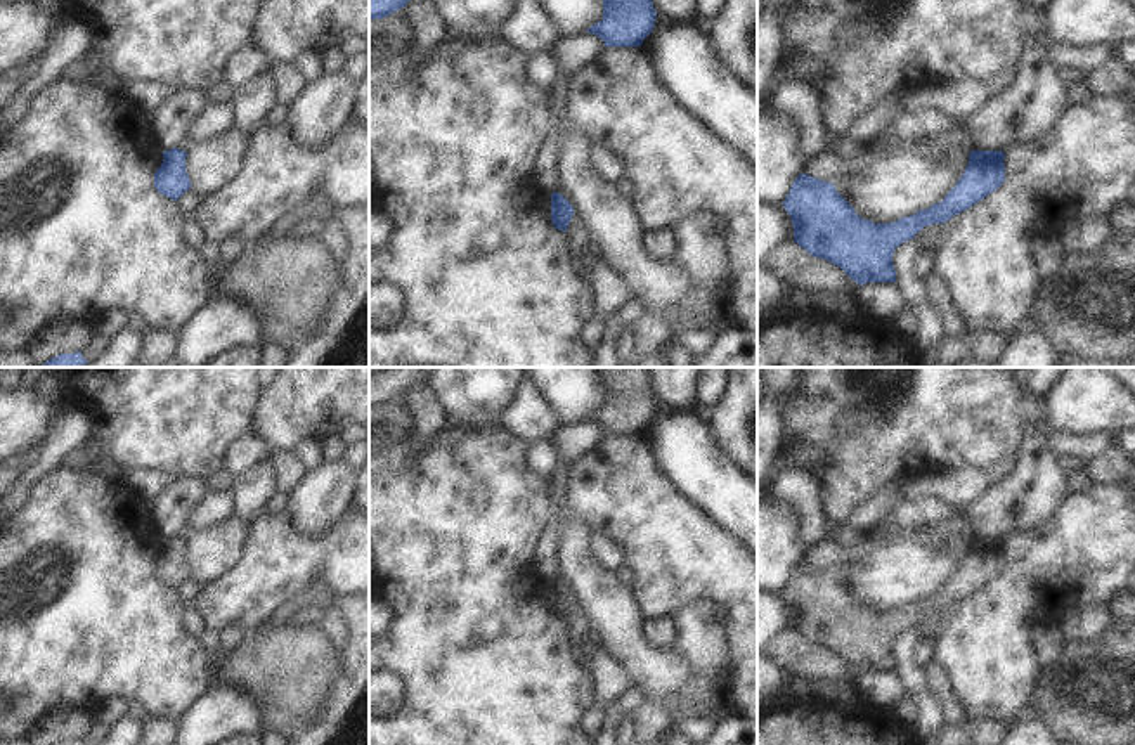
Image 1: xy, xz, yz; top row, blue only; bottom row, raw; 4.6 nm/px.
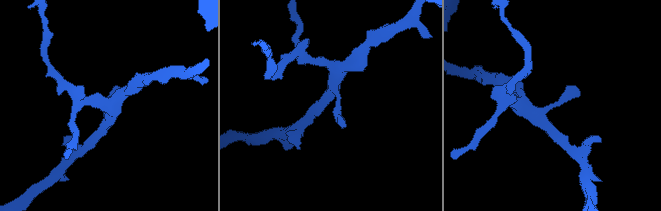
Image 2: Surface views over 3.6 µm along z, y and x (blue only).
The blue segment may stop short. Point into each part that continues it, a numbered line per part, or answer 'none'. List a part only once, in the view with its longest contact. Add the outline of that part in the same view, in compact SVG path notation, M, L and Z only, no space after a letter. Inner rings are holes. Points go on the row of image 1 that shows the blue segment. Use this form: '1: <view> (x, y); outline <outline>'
none

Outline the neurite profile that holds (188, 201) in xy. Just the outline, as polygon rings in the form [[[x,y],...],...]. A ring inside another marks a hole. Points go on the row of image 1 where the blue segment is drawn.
[[[189,189],[177,199],[177,208],[184,218],[189,218],[194,213],[194,210],[199,206],[199,203],[201,198]]]

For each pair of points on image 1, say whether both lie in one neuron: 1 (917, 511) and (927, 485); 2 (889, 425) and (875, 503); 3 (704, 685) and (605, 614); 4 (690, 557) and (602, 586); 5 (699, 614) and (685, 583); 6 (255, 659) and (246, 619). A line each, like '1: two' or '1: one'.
1: two
2: two
3: one
4: two
5: two
6: two

